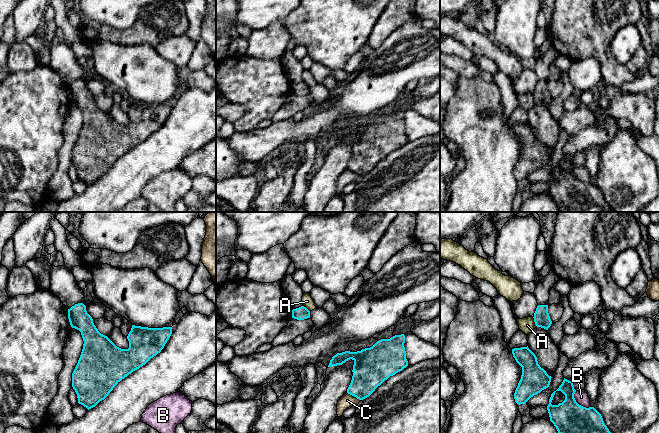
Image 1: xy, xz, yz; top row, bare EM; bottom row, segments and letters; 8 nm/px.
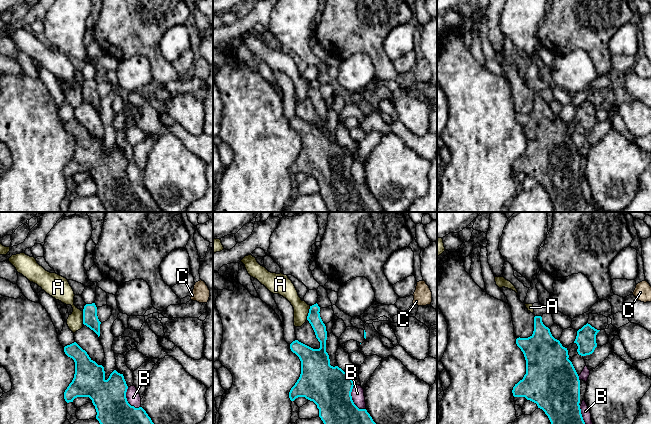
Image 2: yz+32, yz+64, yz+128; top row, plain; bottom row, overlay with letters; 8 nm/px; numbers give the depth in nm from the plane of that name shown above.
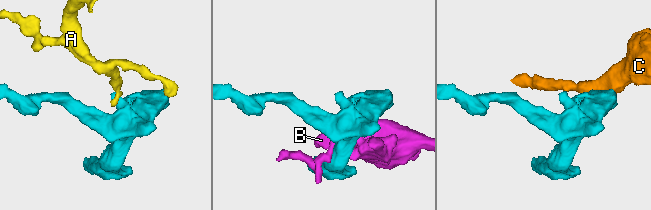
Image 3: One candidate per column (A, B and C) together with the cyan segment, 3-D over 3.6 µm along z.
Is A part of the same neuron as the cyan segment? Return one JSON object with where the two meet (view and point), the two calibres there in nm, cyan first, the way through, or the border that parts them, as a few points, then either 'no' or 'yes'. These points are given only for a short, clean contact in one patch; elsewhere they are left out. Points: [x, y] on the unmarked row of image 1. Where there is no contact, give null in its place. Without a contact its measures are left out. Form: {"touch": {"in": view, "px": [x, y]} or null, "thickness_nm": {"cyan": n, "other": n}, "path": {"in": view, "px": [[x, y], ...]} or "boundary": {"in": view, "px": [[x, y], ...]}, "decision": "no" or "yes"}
{"touch": {"in": "yz", "px": [534, 97]}, "thickness_nm": {"cyan": 130, "other": 120}, "boundary": {"in": "yz", "px": [[532, 93], [537, 102]]}, "decision": "no"}

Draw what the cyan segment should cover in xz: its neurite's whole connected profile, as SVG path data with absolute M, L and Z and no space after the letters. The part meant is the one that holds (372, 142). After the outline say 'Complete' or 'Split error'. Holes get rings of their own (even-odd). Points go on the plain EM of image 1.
M404 110L381 115L372 123L361 127L337 129L330 136L328 143L342 141L352 135L353 152L347 169L363 176L390 152L408 142L404 119Z. Complete

